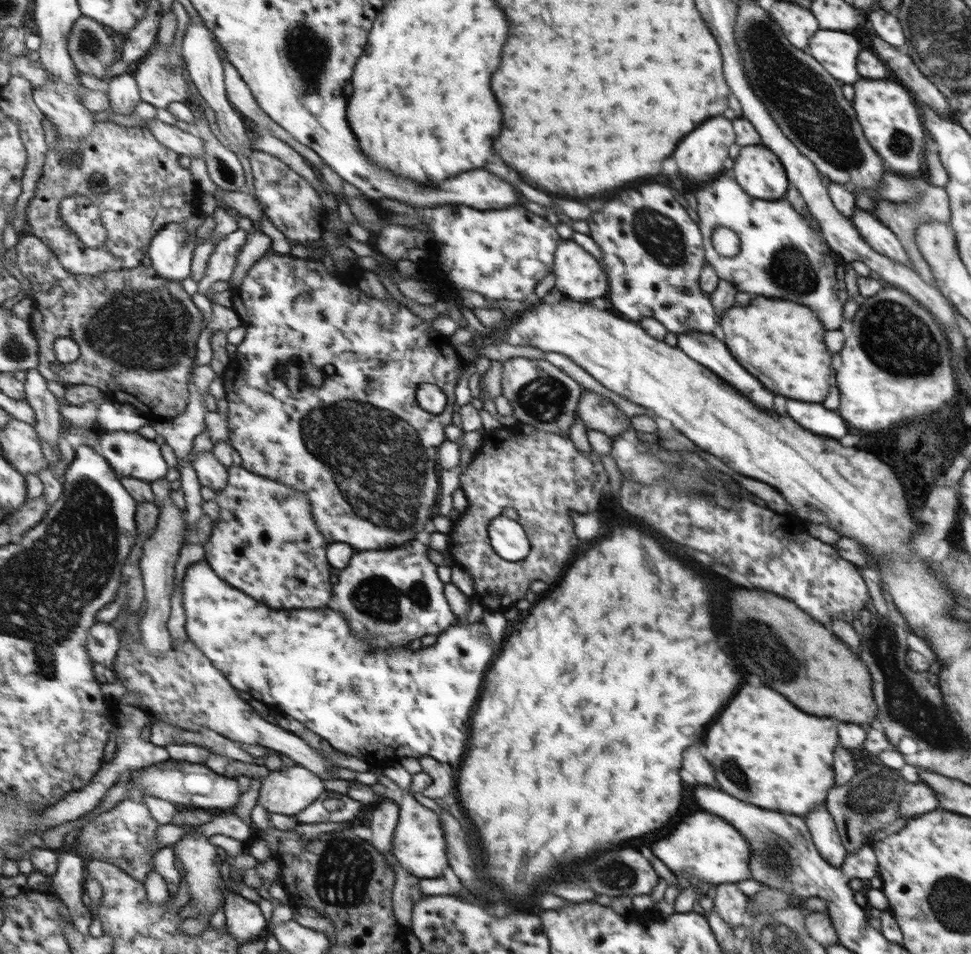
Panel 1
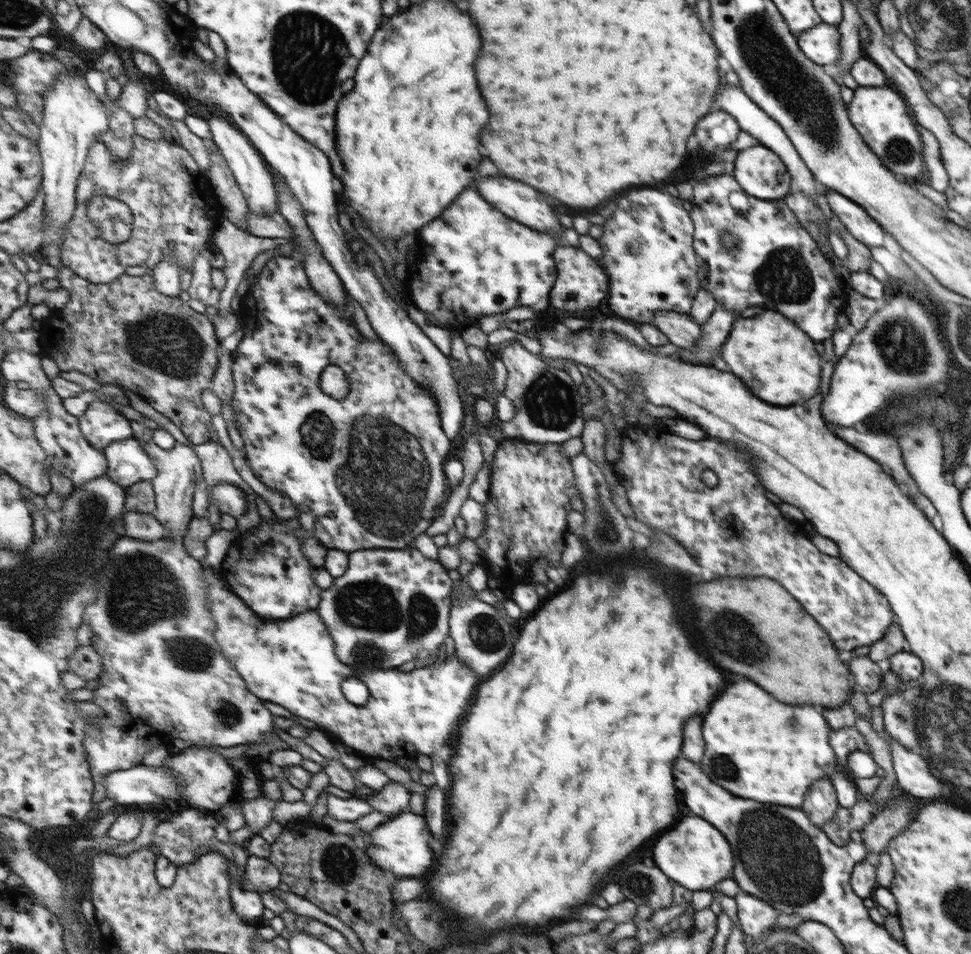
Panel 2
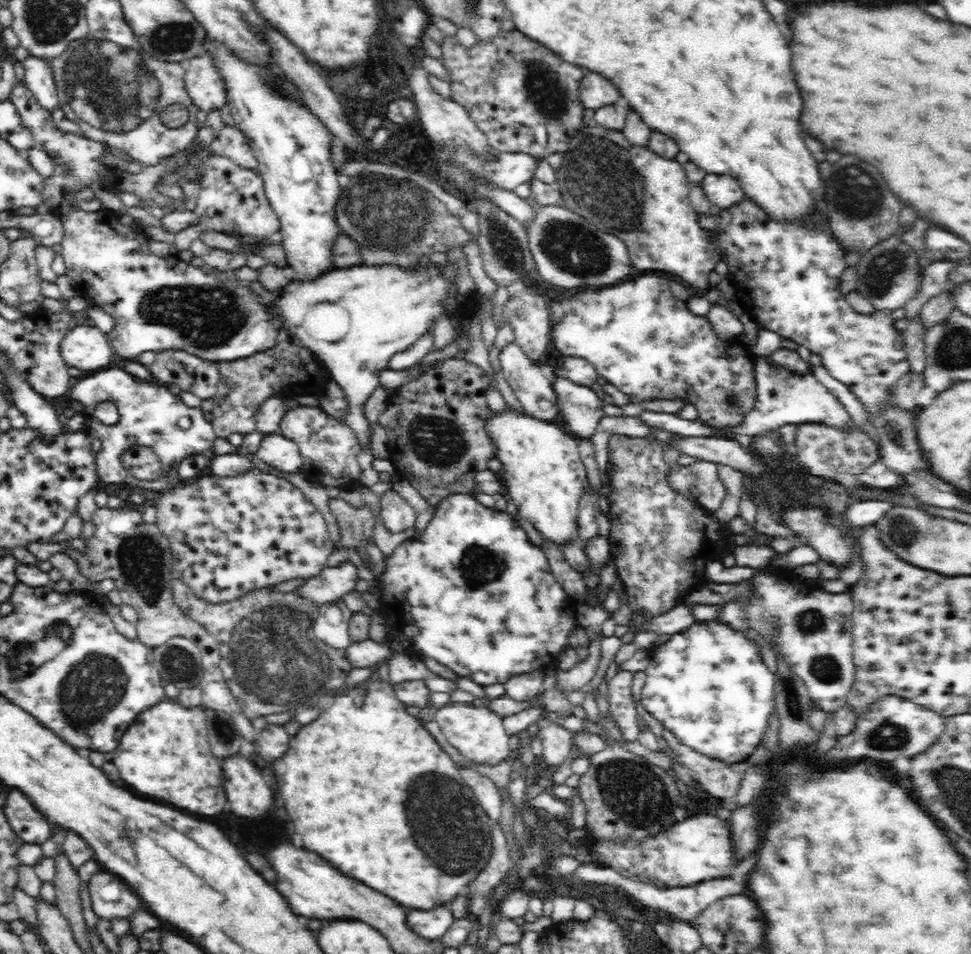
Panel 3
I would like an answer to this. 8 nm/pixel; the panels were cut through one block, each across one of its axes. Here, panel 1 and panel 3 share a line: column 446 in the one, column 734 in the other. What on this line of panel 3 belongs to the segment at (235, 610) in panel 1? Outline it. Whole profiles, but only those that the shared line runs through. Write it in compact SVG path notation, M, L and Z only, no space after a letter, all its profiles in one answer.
M718 620L699 621L681 633L670 635L670 638L661 645L652 647L649 659L650 662L644 670L647 677L641 689L640 702L644 704L644 708L646 708L666 730L670 730L670 732L678 738L680 743L694 748L694 750L700 752L700 754L706 754L706 756L710 756L710 758L722 760L722 762L726 762L730 765L736 764L736 762L742 762L744 766L746 762L752 762L752 764L754 764L754 762L762 762L762 760L766 760L766 758L770 758L770 752L764 750L764 746L762 746L762 736L764 736L764 732L766 732L766 728L768 728L768 716L770 716L770 712L776 710L776 702L774 702L775 674L764 664L760 653L756 651L756 647L752 645L752 642L750 642L750 639L746 637L744 632L738 632L736 629L730 628L730 625L723 624L722 621Z

